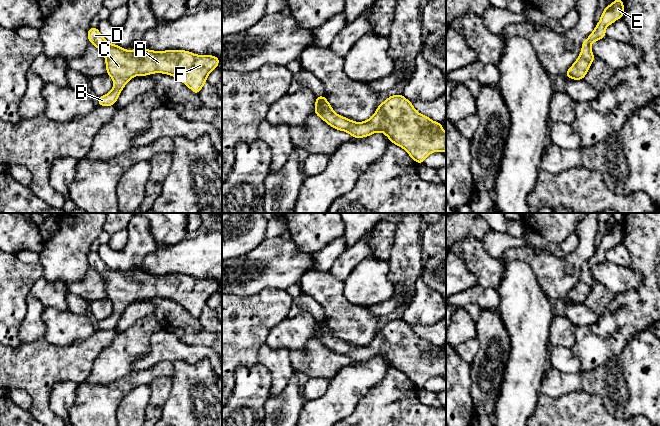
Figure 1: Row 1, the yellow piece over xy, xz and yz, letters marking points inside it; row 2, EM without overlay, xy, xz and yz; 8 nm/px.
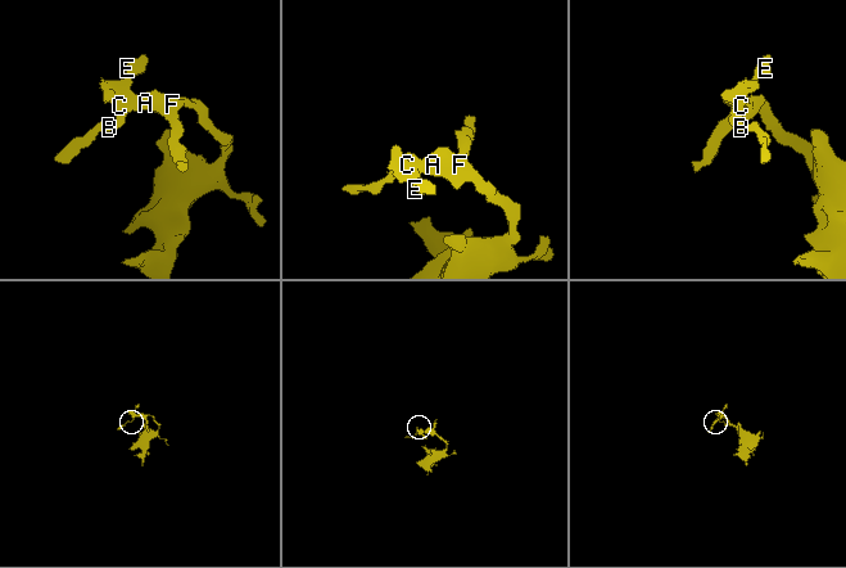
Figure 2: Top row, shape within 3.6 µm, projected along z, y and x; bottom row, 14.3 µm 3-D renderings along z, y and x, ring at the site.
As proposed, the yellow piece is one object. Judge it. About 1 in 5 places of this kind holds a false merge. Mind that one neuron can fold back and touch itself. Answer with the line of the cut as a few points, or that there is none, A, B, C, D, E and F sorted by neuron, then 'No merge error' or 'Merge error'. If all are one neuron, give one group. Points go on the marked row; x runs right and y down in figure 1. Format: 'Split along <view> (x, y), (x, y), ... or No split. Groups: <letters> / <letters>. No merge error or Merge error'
No split. Groups: A B C D E F. No merge error

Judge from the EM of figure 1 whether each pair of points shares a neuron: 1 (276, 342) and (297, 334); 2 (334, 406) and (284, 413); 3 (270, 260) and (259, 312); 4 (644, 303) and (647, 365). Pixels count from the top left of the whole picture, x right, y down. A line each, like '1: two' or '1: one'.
1: one
2: two
3: two
4: two

